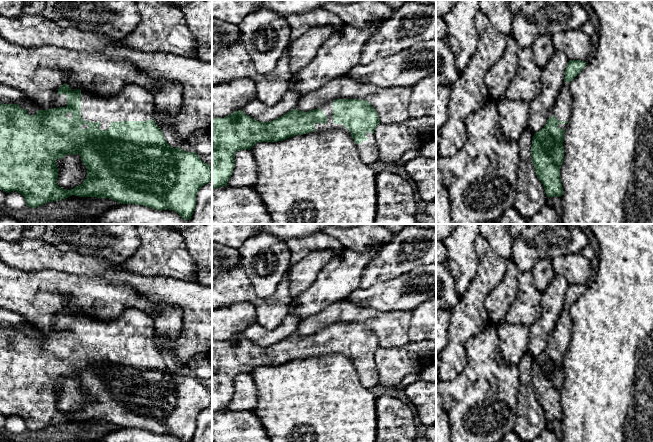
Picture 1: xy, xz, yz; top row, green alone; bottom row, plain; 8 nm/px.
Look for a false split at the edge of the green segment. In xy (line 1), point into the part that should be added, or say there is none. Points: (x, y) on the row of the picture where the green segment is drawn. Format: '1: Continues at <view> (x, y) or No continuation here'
1: Continues at xy (133, 103)

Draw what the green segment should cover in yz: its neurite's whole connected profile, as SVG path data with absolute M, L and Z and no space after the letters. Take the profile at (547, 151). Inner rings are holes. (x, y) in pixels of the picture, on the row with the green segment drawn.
M570 60L565 69L561 91L551 108L546 125L533 136L531 156L537 177L547 197L561 197L563 187L560 169L564 159L564 133L571 114L571 81L586 66L581 60Z

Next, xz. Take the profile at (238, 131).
M337 99L308 112L294 108L271 122L252 119L242 110L224 118L212 118L212 189L227 186L233 173L237 151L250 150L258 142L283 141L310 132L341 130L348 133L356 143L360 158L370 165L379 160L379 150L374 137L375 128L379 123L376 110L368 101L360 99Z

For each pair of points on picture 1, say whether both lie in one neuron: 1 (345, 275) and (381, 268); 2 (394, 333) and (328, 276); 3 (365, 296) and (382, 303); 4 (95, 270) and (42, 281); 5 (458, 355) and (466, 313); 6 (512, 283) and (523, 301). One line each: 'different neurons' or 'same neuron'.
1: different neurons
2: different neurons
3: same neuron
4: different neurons
5: same neuron
6: different neurons

